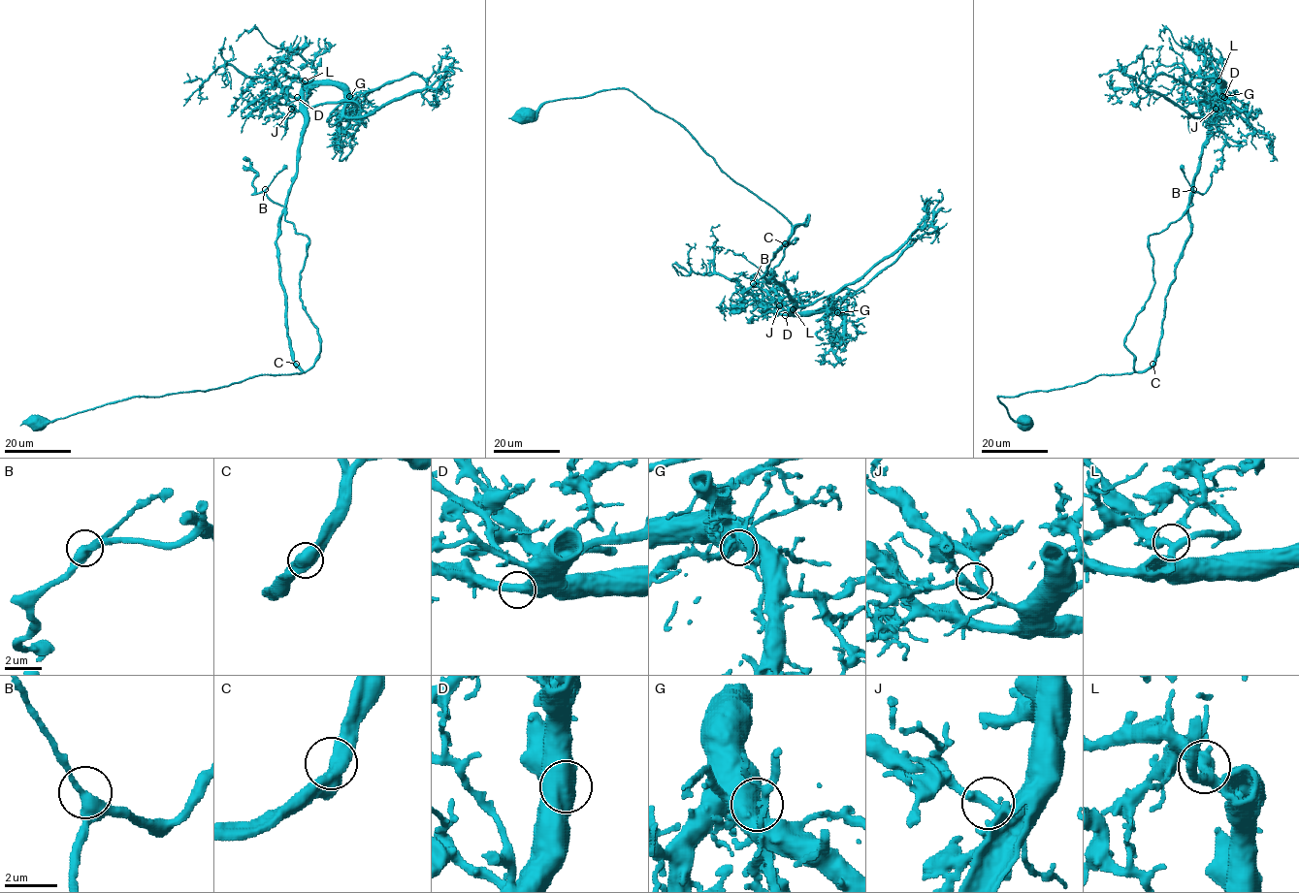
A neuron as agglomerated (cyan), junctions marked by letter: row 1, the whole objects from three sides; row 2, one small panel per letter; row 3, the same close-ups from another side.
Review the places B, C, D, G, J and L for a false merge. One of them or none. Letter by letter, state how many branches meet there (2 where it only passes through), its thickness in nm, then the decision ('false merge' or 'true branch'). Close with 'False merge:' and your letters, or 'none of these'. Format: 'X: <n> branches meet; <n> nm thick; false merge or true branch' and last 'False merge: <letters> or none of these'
B: 2 branches meet; 420 nm thick; true branch
C: 2 branches meet; 600 nm thick; true branch
D: 2 branches meet; 550 nm thick; true branch
G: 3 branches meet; 600 nm thick; true branch
J: 2 branches meet; 360 nm thick; true branch
L: 3 branches meet; 400 nm thick; true branch
False merge: none of these

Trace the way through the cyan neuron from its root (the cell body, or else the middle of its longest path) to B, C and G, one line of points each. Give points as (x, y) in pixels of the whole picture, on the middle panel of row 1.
B: (526, 114), (546, 102), (628, 89), (674, 118), (791, 226), (767, 267), (773, 279), (753, 283)
C: (526, 114), (546, 102), (628, 89), (677, 121), (724, 172), (773, 206), (791, 226), (791, 237), (785, 243)
G: (526, 114), (557, 100), (632, 90), (790, 223), (791, 236), (764, 275), (787, 291), (792, 312), (837, 312)

